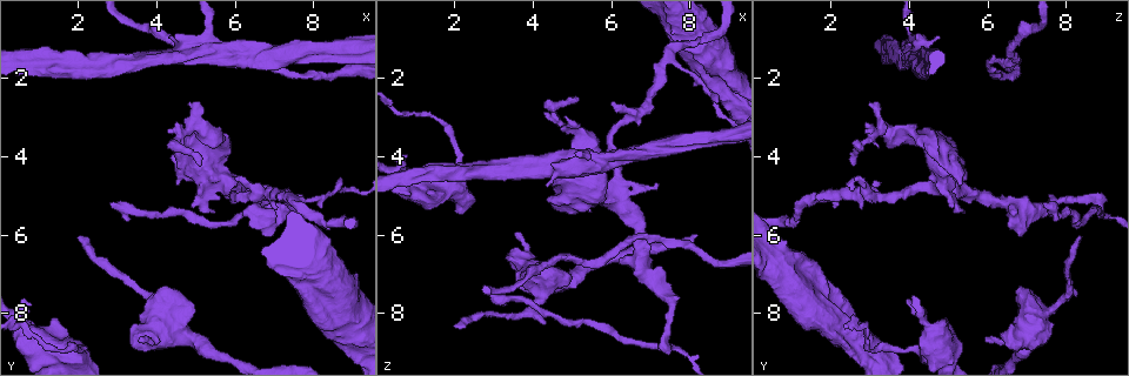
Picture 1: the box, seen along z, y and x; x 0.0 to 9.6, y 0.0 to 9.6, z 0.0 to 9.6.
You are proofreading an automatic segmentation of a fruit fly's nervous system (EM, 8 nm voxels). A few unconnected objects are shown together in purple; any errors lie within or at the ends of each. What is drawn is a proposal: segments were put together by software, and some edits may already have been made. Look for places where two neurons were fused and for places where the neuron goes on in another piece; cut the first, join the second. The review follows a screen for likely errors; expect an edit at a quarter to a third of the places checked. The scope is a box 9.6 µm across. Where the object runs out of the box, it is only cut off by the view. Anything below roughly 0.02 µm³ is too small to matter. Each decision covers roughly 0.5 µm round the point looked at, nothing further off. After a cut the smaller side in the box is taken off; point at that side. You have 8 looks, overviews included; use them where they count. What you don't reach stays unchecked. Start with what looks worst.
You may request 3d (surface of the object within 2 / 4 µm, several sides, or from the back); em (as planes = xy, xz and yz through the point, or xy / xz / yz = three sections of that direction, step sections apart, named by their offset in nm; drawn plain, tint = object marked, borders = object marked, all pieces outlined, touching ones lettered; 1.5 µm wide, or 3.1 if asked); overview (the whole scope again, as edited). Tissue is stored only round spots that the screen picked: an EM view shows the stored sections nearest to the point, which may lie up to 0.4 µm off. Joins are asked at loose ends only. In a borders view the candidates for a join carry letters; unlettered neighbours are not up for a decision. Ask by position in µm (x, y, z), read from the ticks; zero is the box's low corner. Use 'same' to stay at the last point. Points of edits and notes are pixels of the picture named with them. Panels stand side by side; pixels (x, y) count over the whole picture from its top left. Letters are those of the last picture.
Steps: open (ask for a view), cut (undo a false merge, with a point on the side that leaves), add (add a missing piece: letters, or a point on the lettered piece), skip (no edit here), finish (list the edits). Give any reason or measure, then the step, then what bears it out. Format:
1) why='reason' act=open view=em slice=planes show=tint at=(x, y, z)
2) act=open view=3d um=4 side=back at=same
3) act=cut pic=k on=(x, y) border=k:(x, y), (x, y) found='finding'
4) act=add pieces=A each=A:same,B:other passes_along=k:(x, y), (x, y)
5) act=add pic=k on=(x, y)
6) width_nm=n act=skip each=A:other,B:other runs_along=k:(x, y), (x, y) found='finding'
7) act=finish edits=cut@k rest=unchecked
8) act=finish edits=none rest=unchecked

act=open view=3d um=4 at=(2.15, 6.05, 8.35)

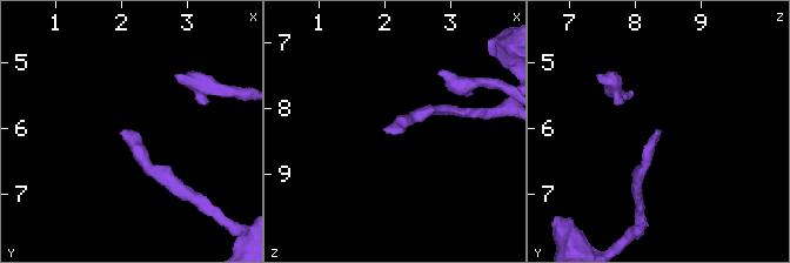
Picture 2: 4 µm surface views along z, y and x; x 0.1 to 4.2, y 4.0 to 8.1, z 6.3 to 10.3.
why='need the tissue' act=open view=em slice=xy step=8 show=plain at=(2.10, 6.00, 8.40)

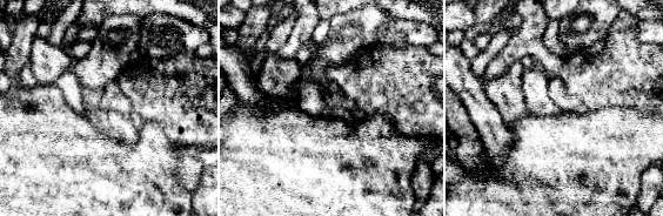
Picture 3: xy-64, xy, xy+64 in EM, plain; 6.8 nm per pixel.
why='what lies round it' act=open view=em slice=xy step=8 show=borders at=same

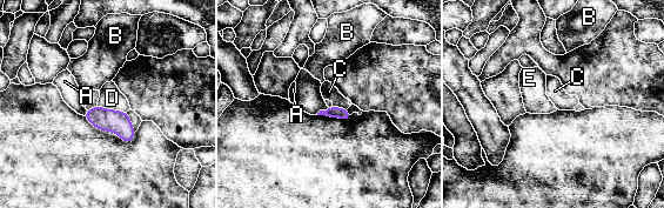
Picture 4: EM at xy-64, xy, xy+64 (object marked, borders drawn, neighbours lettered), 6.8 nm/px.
act=add pieces=E each=A:other,B:other,C:other,D:other,E:same passes_along=4:(332, 112), (322, 111), (309, 99) found='the neuron continues'

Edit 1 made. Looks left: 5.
why='an open end' act=open view=em slice=planes show=borders at=(5.50, 5.40, 5.35)

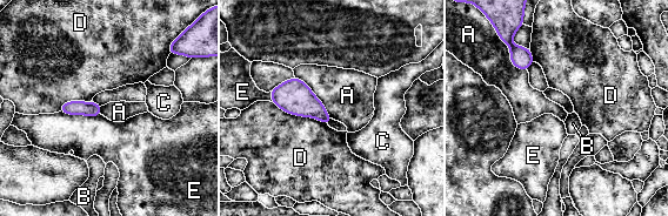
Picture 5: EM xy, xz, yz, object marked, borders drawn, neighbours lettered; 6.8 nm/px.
act=skip each=A:other,B:other,C:other,D:other,E:other found='no lettered piece goes on from it'

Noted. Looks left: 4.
why='branch point' act=open view=em slice=planes show=borders at=(7.40, 5.05, 1.55)

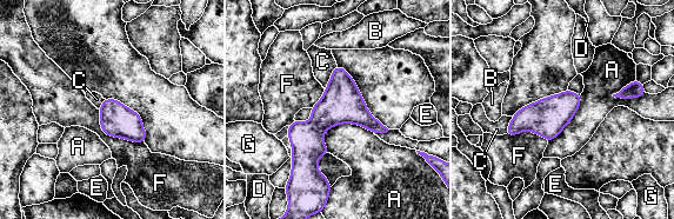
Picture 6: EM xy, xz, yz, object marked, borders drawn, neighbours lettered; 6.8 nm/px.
act=skip each=A:other,B:other,C:other,D:other,E:other,F:other,G:other found='all the same neuron'

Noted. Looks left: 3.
act=finish edits=add@4 rest=unchecked

